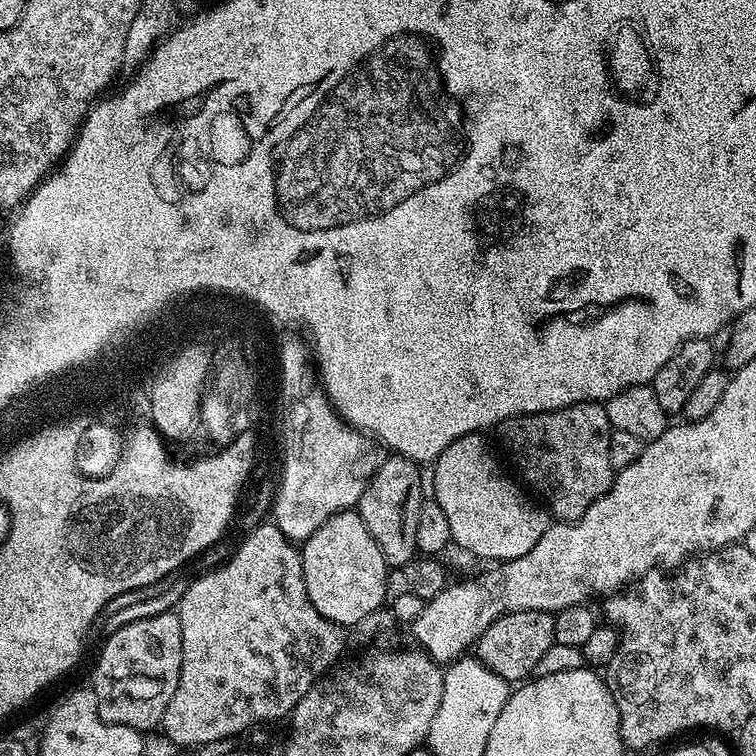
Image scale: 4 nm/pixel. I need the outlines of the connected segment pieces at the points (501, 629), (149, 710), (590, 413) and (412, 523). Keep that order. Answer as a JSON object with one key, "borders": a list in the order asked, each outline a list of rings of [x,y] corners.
{"borders":[[[[522,610],[490,622],[490,626],[486,626],[474,645],[474,655],[487,668],[494,670],[498,678],[509,682],[524,682],[533,675],[542,654],[546,654],[546,650],[550,650],[550,646],[555,643],[553,613]]],[[[172,611],[144,616],[122,625],[110,636],[103,641],[104,649],[96,660],[90,681],[98,714],[106,722],[136,728],[141,734],[159,729],[166,706],[170,706],[170,698],[174,698],[174,690],[178,690],[178,674],[182,670],[179,615]]],[[[600,402],[571,404],[533,416],[503,420],[498,425],[500,444],[520,471],[519,479],[541,496],[543,507],[556,522],[576,520],[610,490],[614,479],[614,469],[610,466],[612,429],[608,409]]],[[[395,454],[385,459],[384,465],[374,474],[374,478],[366,486],[362,494],[358,511],[362,522],[366,522],[366,530],[370,530],[370,538],[378,542],[378,550],[382,550],[382,558],[388,563],[389,569],[402,566],[406,562],[417,559],[416,543],[418,542],[418,506],[426,499],[425,493],[420,493],[420,472],[413,461]]]]}

